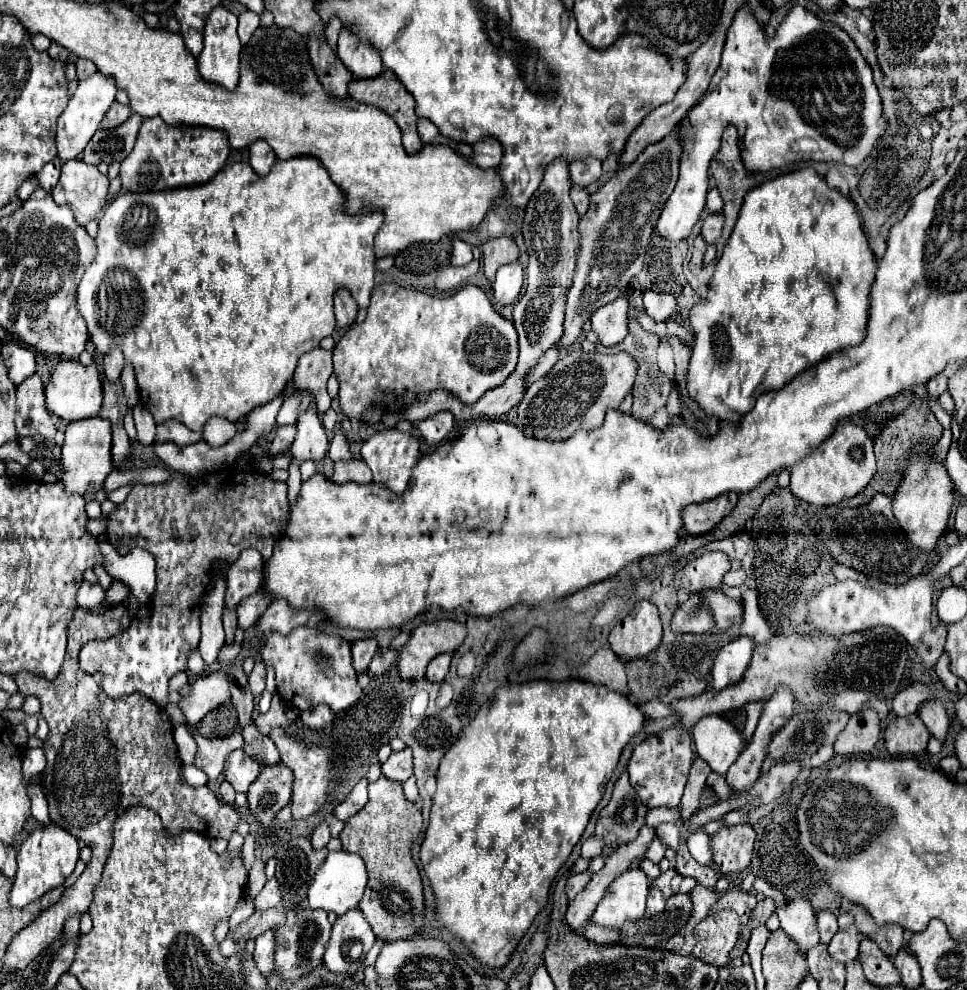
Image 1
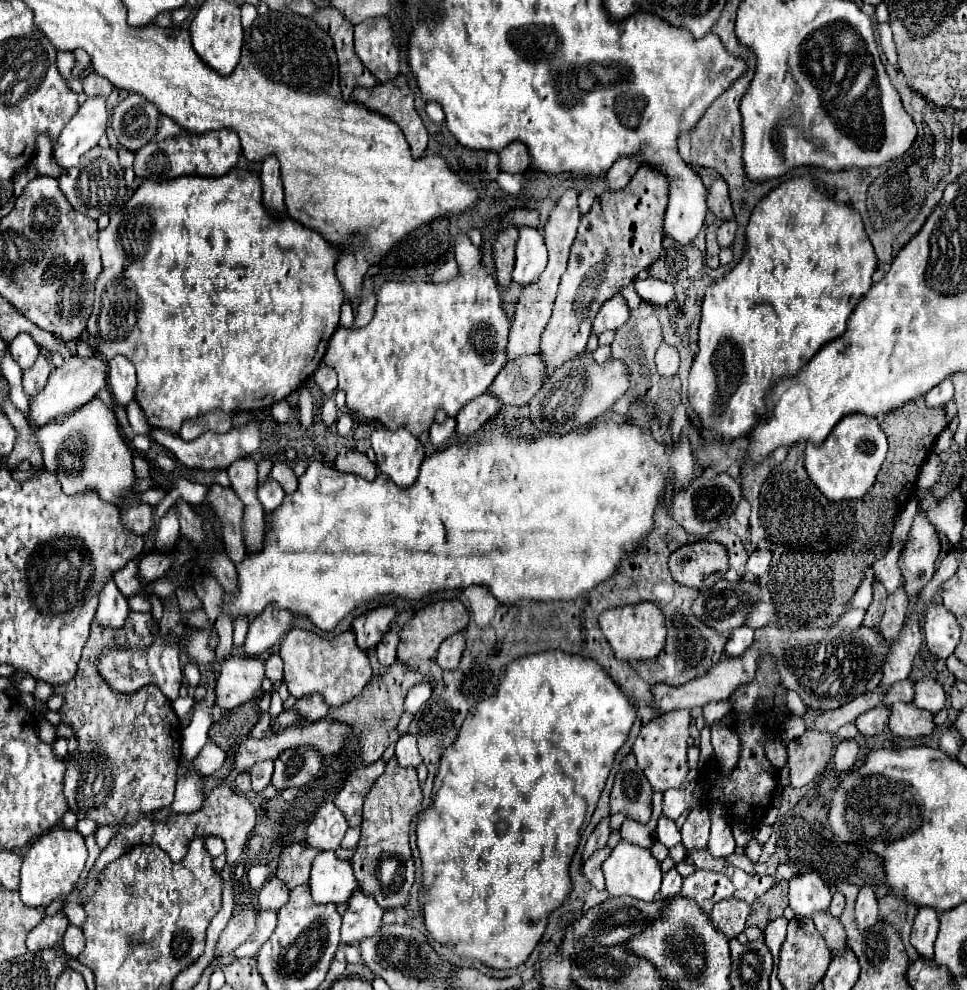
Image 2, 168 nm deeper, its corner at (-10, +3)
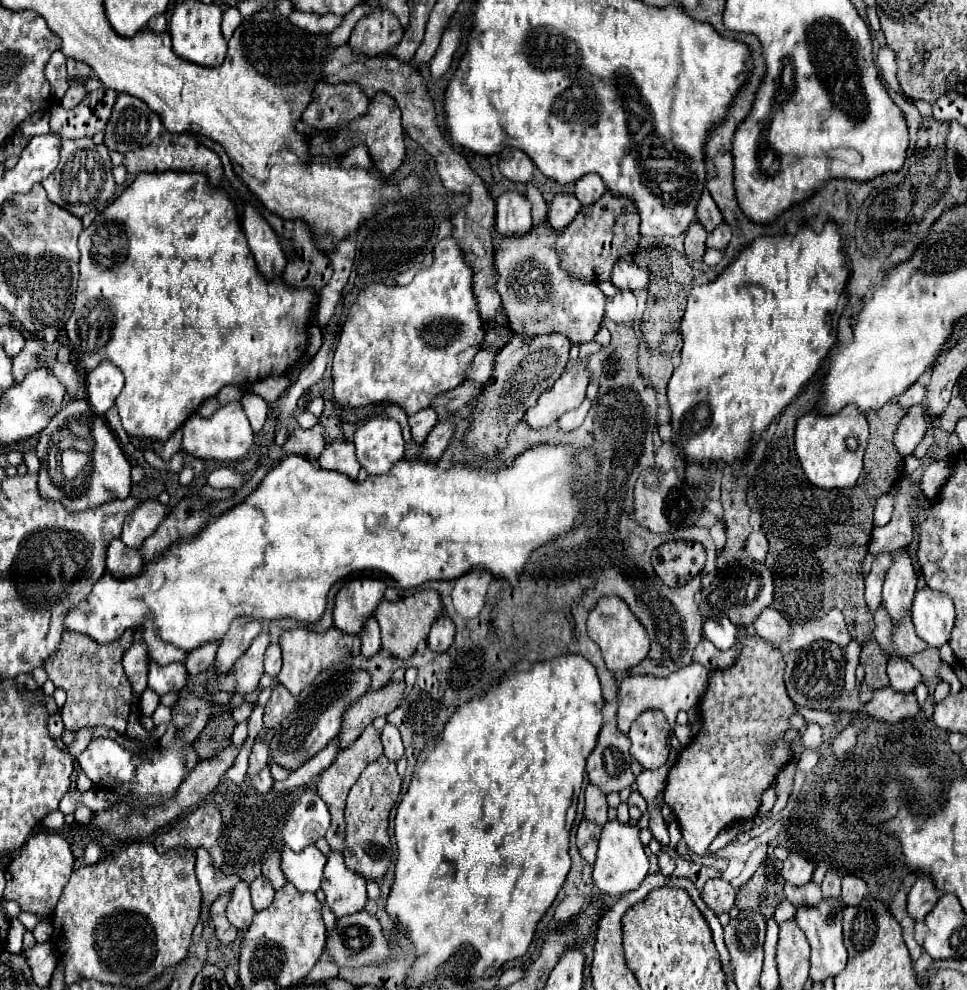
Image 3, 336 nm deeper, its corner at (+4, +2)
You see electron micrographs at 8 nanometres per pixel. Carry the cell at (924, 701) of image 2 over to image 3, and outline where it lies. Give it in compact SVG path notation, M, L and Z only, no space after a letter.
M888 657L886 673L888 673L888 679L890 679L890 687L894 691L900 691L900 693L914 691L916 685L922 681L922 675L910 665L908 659L900 661L898 657Z

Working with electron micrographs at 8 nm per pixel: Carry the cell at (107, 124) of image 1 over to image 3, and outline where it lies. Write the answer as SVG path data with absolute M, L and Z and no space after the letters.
M118 95L112 117L106 125L106 147L110 151L128 153L150 145L162 133L160 117L140 99Z

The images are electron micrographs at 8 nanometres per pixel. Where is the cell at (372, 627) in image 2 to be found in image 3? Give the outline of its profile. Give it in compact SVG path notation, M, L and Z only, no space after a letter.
M374 577L348 581L334 599L334 625L350 635L358 635L364 621L374 615L374 609L384 597L386 583Z

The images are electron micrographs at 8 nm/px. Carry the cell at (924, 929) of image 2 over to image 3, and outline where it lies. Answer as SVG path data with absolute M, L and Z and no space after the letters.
M924 873L918 875L918 881L912 885L912 889L908 893L908 913L916 921L924 921L924 917L930 913L930 909L938 901L938 897L940 895L934 887L932 877L928 877Z

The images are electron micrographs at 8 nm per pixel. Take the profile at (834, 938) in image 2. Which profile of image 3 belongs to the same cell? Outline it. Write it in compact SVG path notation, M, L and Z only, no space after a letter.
M814 879L808 885L802 885L800 889L796 889L796 885L786 885L784 895L794 907L798 907L798 905L816 905L822 899L822 891L814 883Z

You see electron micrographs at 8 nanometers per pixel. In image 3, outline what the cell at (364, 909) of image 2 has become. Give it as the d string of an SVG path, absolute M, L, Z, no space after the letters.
M332 851L324 869L324 877L322 877L322 891L326 893L326 903L332 907L332 911L336 913L336 917L344 917L356 911L364 909L366 903L366 881L360 877L360 873L350 871L344 865L344 857L340 851Z

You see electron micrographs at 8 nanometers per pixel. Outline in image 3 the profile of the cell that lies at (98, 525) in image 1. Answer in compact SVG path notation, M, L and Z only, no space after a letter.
M152 499L142 501L140 507L132 511L130 517L126 519L122 527L122 541L132 549L140 549L140 545L164 521L164 517L166 517L166 505L162 505L160 501L152 501Z

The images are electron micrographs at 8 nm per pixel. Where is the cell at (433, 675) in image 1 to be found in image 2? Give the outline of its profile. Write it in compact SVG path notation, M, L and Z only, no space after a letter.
M456 634L456 636L450 636L446 638L446 642L442 642L442 648L438 650L438 656L436 656L436 662L442 670L454 670L458 668L458 662L460 662L460 656L464 652L464 634Z

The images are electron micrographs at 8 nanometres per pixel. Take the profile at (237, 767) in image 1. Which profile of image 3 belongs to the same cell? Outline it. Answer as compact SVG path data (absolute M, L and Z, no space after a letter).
M270 767L262 769L262 771L252 779L252 785L254 785L254 789L256 789L258 793L268 793L268 791L272 789L272 785L274 785L274 779L272 779L272 775L270 775Z

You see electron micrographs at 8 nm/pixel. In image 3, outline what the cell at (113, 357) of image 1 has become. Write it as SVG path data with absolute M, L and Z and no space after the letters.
M102 361L94 371L86 375L86 395L96 415L104 415L120 395L124 385L122 371L110 363Z

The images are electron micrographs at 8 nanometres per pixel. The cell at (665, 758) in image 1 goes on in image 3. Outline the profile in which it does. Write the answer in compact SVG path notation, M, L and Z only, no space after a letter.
M658 709L644 711L628 733L632 747L630 755L638 759L644 769L658 769L666 763L670 751L670 725Z

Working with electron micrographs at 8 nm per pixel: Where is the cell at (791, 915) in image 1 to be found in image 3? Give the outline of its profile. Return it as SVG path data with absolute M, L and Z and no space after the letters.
M790 853L788 859L784 861L782 875L786 881L790 881L794 885L804 885L812 879L812 871L814 871L812 861L804 859L800 853Z

